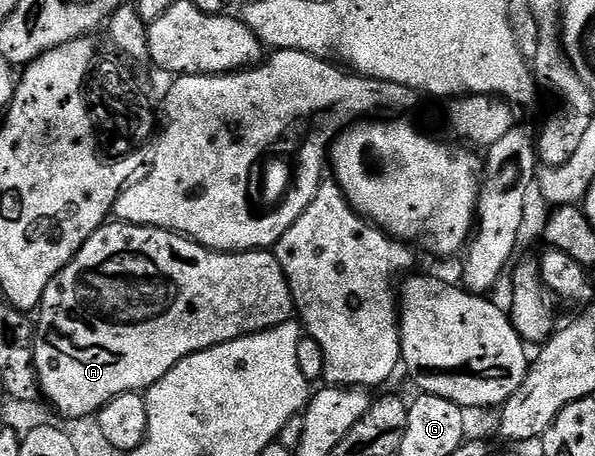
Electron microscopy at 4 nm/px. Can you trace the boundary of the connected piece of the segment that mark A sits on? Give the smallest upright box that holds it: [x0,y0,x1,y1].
[33,220,294,418]

